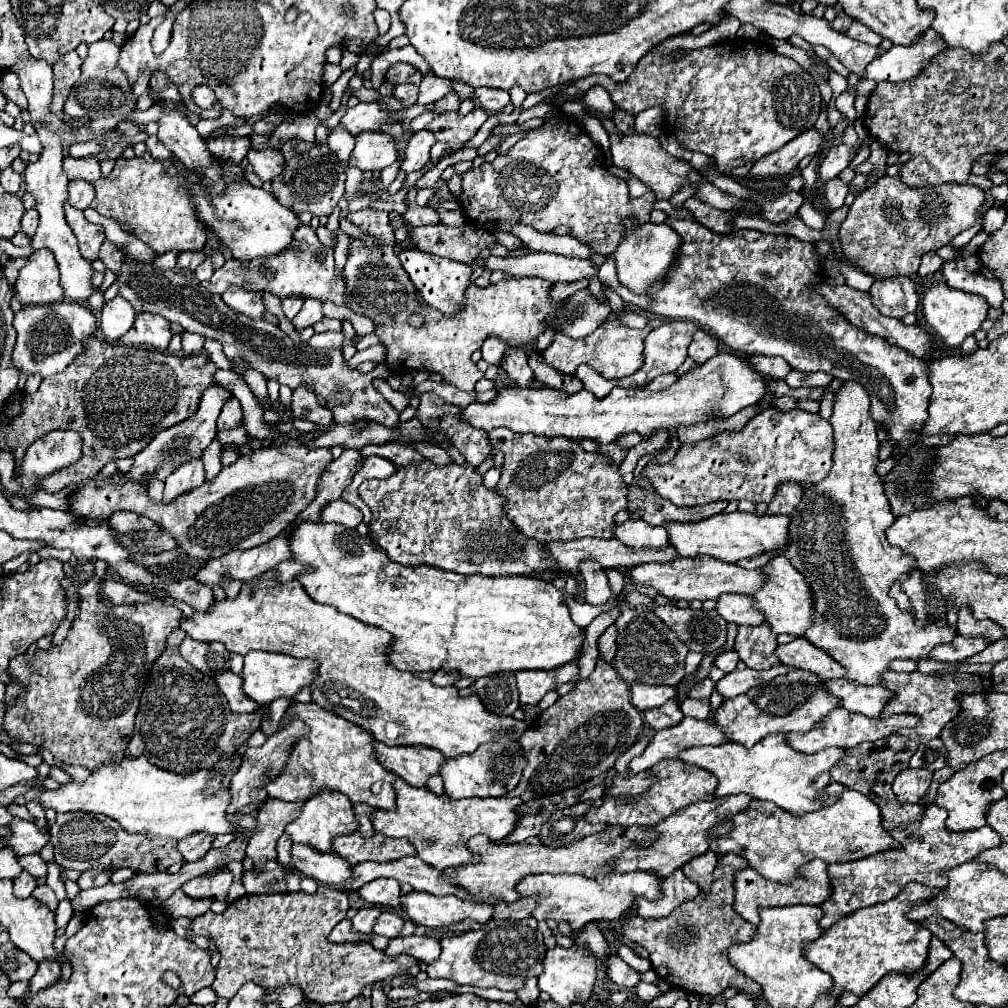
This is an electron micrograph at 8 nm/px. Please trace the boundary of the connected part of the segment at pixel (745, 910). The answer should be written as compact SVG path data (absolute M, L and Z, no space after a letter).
M816 859L814 863L804 865L798 871L796 881L792 883L778 883L778 881L768 881L754 869L746 867L736 871L734 875L734 911L750 921L752 925L758 925L758 909L760 907L782 907L782 905L796 905L796 903L810 903L810 905L820 905L822 901L828 899L832 893L832 885L826 873L826 863L822 859Z

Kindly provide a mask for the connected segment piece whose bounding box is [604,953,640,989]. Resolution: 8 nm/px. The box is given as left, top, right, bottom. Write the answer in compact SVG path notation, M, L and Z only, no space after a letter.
M614 953L608 955L608 963L604 963L604 965L606 965L604 967L606 975L618 987L622 987L622 989L634 989L638 985L638 981L640 981L638 973L630 965L626 965L618 955L614 955Z

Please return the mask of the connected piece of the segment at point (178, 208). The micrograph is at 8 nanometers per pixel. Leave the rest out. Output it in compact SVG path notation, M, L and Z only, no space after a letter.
M148 151L142 157L120 157L116 159L110 175L100 177L94 183L96 197L92 209L104 217L114 217L128 223L134 235L150 245L158 255L178 249L178 251L200 251L206 245L206 229L200 225L192 195L188 193L182 171L176 167L174 159L154 159Z

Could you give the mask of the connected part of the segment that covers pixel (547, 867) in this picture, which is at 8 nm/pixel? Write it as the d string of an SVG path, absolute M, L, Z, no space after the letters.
M607 826L606 829L600 833L590 835L578 843L572 843L568 847L562 847L562 849L550 849L550 847L544 847L540 845L540 841L536 837L530 837L522 843L512 843L512 845L502 845L502 843L496 843L492 839L488 839L486 835L476 835L474 839L468 839L466 847L480 859L478 863L464 863L460 867L450 867L450 869L444 869L442 873L446 875L446 879L450 883L456 883L458 887L466 889L470 895L474 897L498 897L506 903L514 903L518 901L518 893L514 891L516 883L520 879L524 879L526 875L538 875L538 873L578 873L578 875L602 875L602 873L610 873L604 865L608 861L612 861L614 857L618 857L626 847L632 845L632 841L637 843L645 843L646 845L652 845L656 839L656 833L652 829L642 826Z

